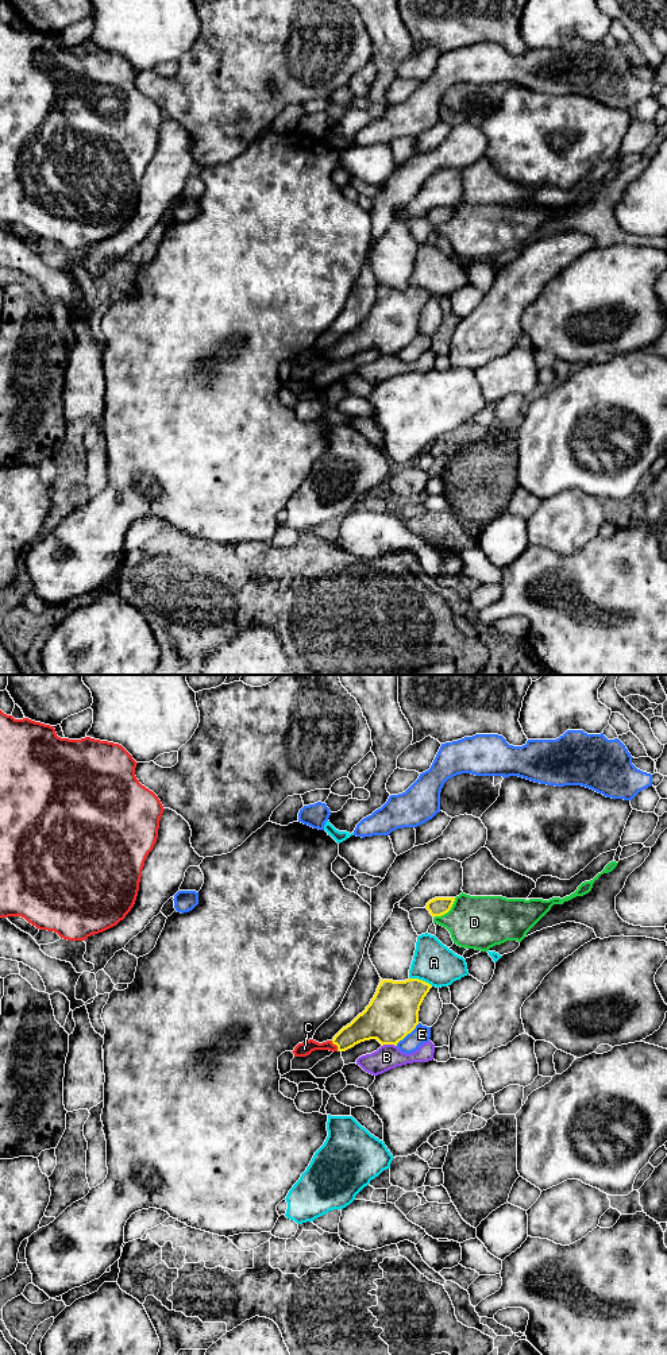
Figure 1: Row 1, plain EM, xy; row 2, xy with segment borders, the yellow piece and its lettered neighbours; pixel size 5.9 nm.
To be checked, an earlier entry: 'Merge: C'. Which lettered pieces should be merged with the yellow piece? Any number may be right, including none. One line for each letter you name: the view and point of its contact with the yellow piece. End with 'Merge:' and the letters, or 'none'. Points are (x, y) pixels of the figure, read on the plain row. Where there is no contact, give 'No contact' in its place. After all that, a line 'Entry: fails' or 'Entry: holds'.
C: Touches yellow at xy (336, 354)
Merge: C
Entry: holds

